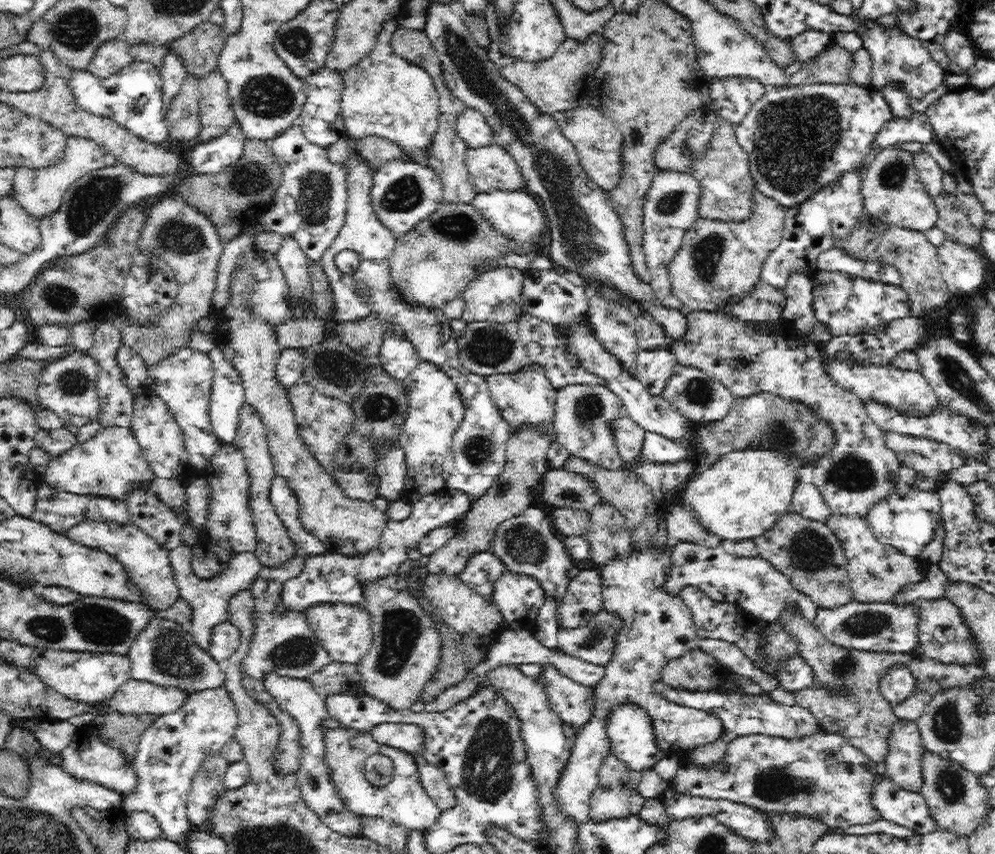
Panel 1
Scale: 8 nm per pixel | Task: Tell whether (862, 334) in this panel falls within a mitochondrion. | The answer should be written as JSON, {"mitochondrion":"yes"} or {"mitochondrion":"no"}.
{"mitochondrion":"no"}

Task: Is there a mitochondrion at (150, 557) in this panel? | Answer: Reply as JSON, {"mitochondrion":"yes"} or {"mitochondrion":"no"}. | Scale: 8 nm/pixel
{"mitochondrion":"no"}

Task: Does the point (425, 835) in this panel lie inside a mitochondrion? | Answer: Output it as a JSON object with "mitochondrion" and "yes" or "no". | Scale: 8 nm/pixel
{"mitochondrion":"no"}

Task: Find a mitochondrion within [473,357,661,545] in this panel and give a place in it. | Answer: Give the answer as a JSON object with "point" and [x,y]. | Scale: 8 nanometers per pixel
{"point":[588,407]}

